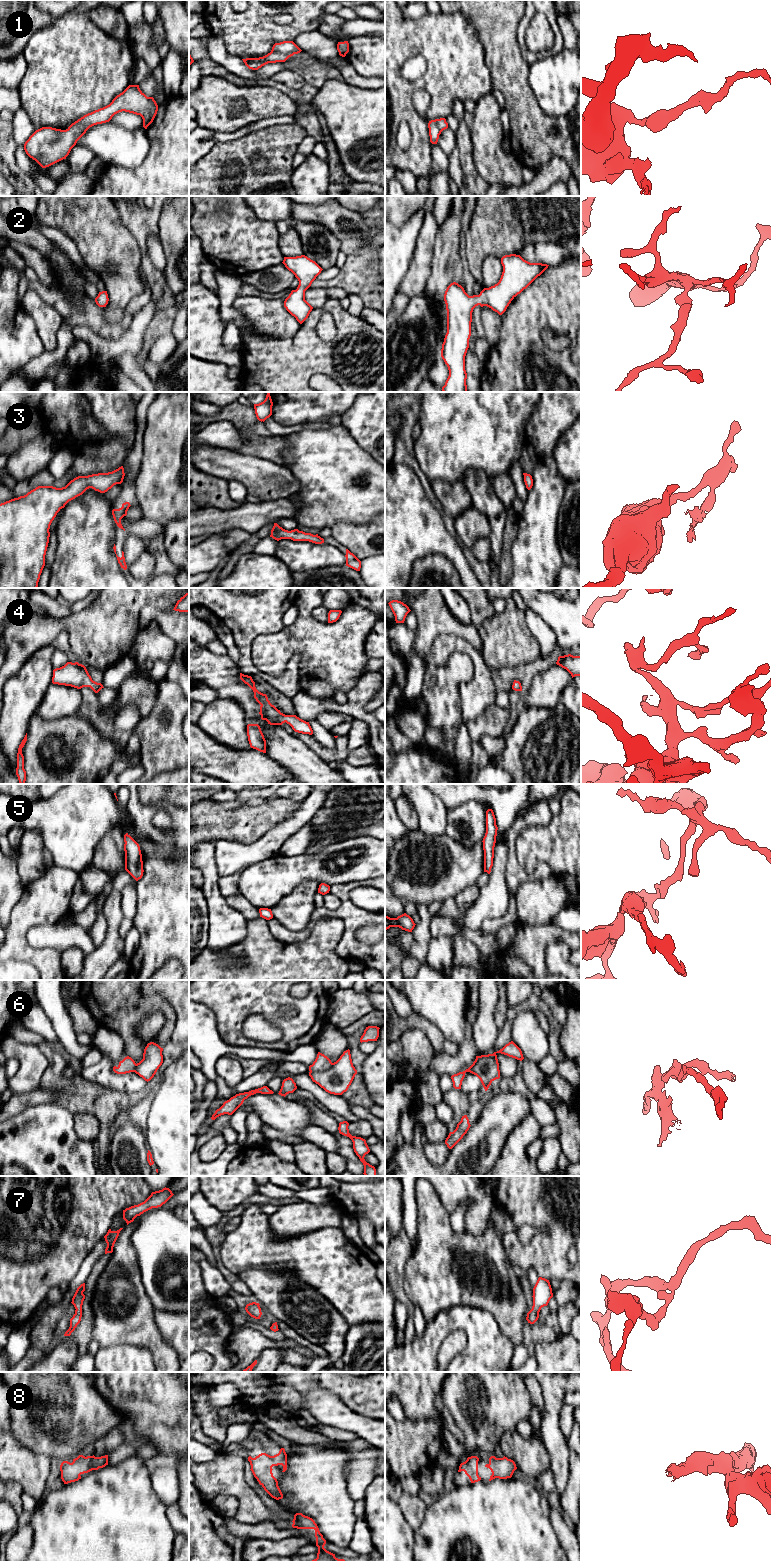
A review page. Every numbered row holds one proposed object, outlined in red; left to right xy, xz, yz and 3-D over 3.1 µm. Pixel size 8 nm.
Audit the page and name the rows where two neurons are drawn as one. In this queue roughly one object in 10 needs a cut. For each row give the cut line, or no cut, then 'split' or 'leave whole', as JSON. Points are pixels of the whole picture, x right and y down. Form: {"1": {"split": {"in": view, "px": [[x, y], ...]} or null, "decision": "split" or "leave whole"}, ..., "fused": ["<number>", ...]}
{"1": {"split": null, "decision": "leave whole"}, "2": {"split": null, "decision": "leave whole"}, "3": {"split": null, "decision": "leave whole"}, "4": {"split": null, "decision": "leave whole"}, "5": {"split": null, "decision": "leave whole"}, "6": {"split": null, "decision": "leave whole"}, "7": {"split": null, "decision": "leave whole"}, "8": {"split": null, "decision": "leave whole"}, "fused": []}

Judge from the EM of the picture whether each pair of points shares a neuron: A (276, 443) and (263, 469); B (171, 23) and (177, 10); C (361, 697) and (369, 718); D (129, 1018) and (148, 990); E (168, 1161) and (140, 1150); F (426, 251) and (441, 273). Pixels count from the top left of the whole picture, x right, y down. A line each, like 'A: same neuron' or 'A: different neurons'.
A: different neurons
B: same neuron
C: same neuron
D: different neurons
E: different neurons
F: different neurons

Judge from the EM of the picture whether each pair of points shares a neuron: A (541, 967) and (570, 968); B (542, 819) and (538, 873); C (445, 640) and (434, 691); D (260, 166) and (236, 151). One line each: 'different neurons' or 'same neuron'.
A: different neurons
B: same neuron
C: different neurons
D: different neurons

